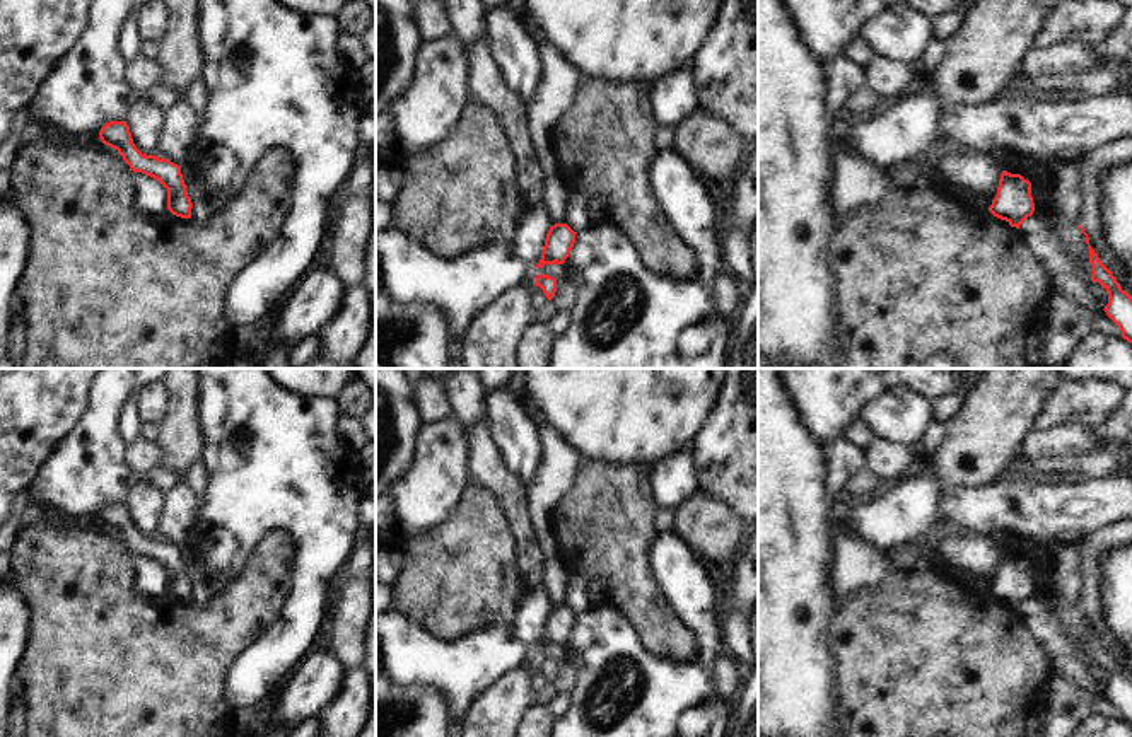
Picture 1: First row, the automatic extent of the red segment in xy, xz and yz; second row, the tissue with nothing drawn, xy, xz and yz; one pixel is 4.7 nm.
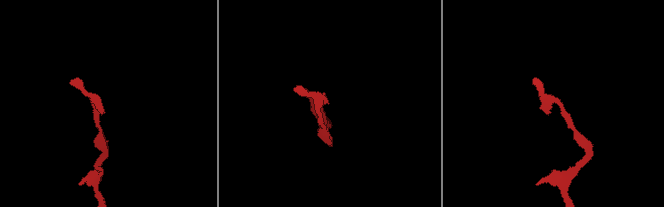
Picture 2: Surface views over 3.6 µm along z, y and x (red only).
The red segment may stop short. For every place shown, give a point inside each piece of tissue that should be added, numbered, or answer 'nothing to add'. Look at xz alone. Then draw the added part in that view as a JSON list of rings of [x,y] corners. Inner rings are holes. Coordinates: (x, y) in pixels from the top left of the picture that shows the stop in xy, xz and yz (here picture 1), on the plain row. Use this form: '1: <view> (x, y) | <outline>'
nothing to add

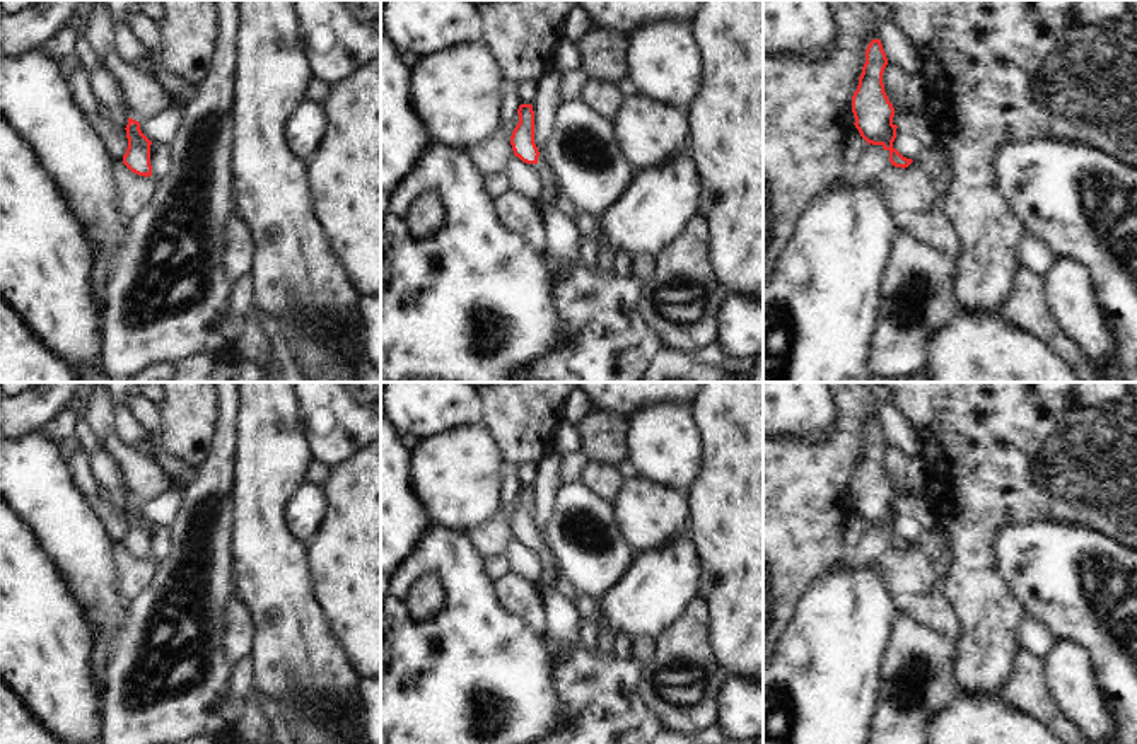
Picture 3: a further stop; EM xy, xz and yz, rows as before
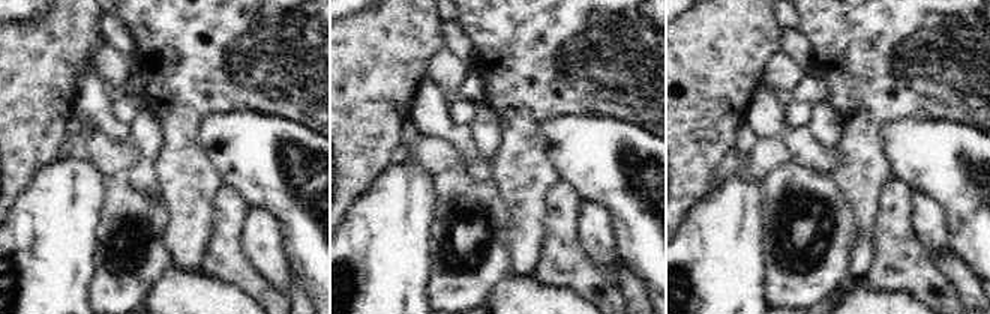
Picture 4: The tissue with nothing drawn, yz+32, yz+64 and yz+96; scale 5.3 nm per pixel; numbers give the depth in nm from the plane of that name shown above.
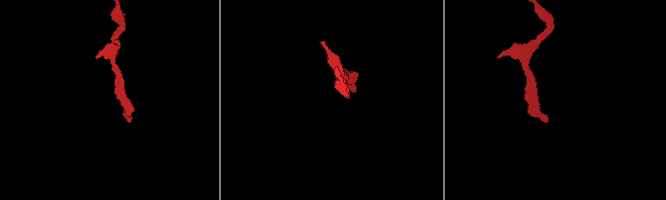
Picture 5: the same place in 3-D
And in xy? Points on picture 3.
nothing to add

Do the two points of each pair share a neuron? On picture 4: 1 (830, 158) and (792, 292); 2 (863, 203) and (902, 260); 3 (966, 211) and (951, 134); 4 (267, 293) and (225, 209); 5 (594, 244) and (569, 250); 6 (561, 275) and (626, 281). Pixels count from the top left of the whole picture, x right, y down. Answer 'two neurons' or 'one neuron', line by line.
1: two neurons
2: two neurons
3: one neuron
4: one neuron
5: two neurons
6: two neurons

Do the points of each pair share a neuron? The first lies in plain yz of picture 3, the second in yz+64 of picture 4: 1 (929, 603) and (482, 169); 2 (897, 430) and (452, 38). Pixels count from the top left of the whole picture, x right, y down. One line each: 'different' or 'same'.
1: same
2: same

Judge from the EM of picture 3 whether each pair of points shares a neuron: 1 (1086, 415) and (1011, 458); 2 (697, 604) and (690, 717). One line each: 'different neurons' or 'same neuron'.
1: same neuron
2: same neuron

